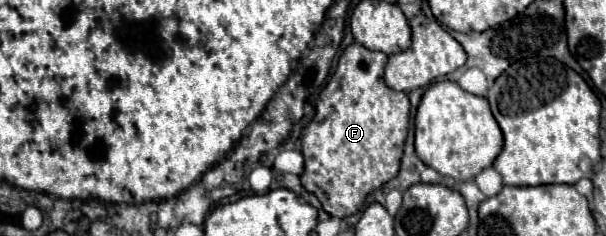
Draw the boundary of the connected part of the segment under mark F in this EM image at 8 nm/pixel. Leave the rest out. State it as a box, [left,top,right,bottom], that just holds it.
[301,43,409,217]

